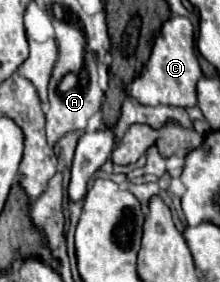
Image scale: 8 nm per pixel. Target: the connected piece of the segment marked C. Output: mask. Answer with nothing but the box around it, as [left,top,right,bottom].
[126,17,202,107]

